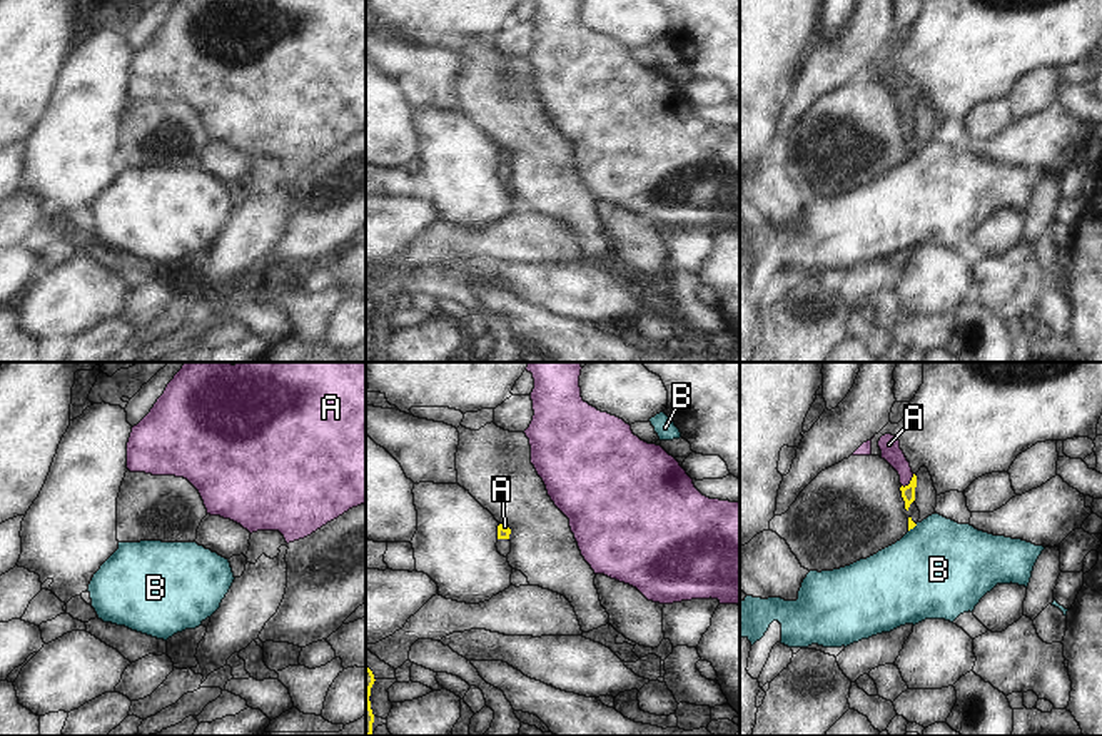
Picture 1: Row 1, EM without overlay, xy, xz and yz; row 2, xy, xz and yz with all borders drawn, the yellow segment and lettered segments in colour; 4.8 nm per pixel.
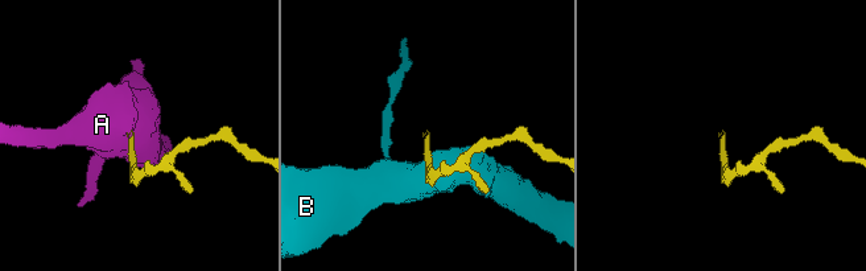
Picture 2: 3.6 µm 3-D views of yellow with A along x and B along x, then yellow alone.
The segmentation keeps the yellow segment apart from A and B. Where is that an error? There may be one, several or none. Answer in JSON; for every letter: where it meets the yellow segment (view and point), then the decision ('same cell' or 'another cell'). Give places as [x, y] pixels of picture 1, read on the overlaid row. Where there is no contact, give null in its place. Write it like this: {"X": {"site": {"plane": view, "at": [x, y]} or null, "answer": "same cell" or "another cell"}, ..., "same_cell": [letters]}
{"A": {"site": {"plane": "yz", "at": [910, 481]}, "answer": "same cell"}, "B": {"site": {"plane": "yz", "at": [912, 528]}, "answer": "another cell"}, "same_cell": ["A"]}

